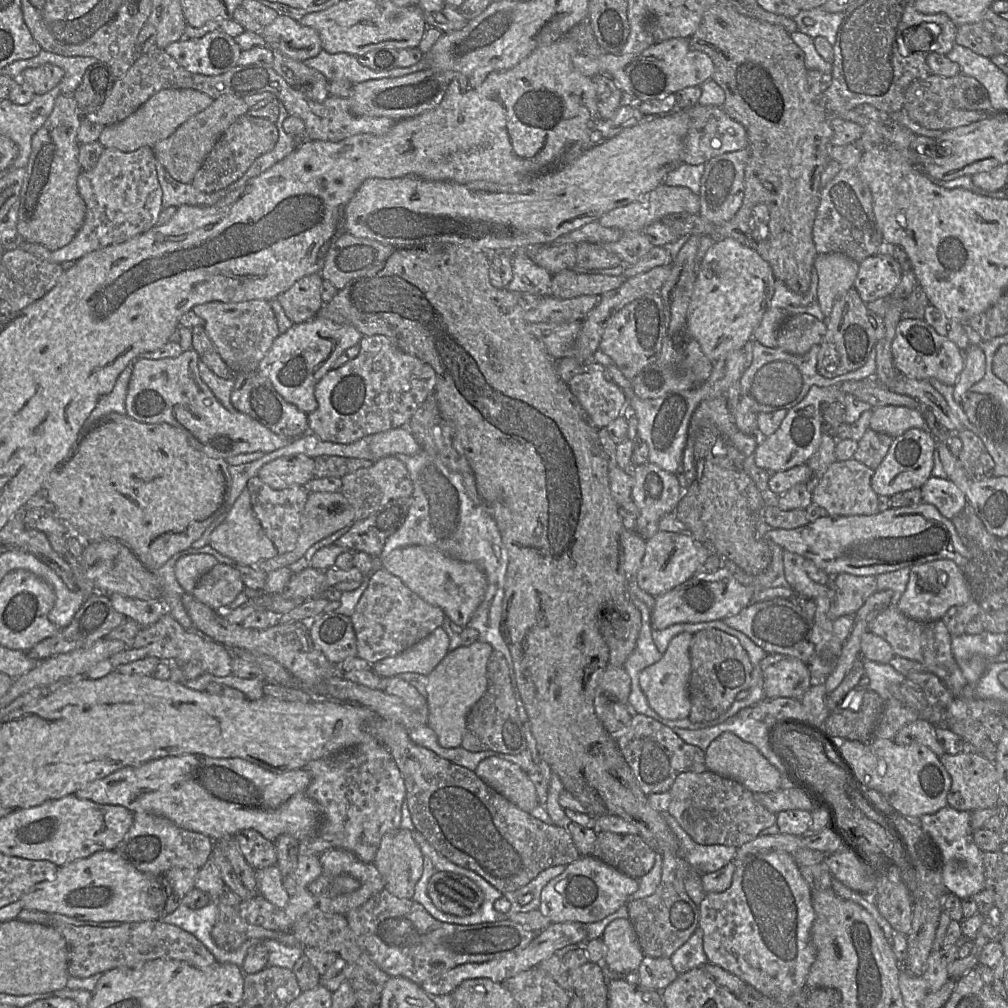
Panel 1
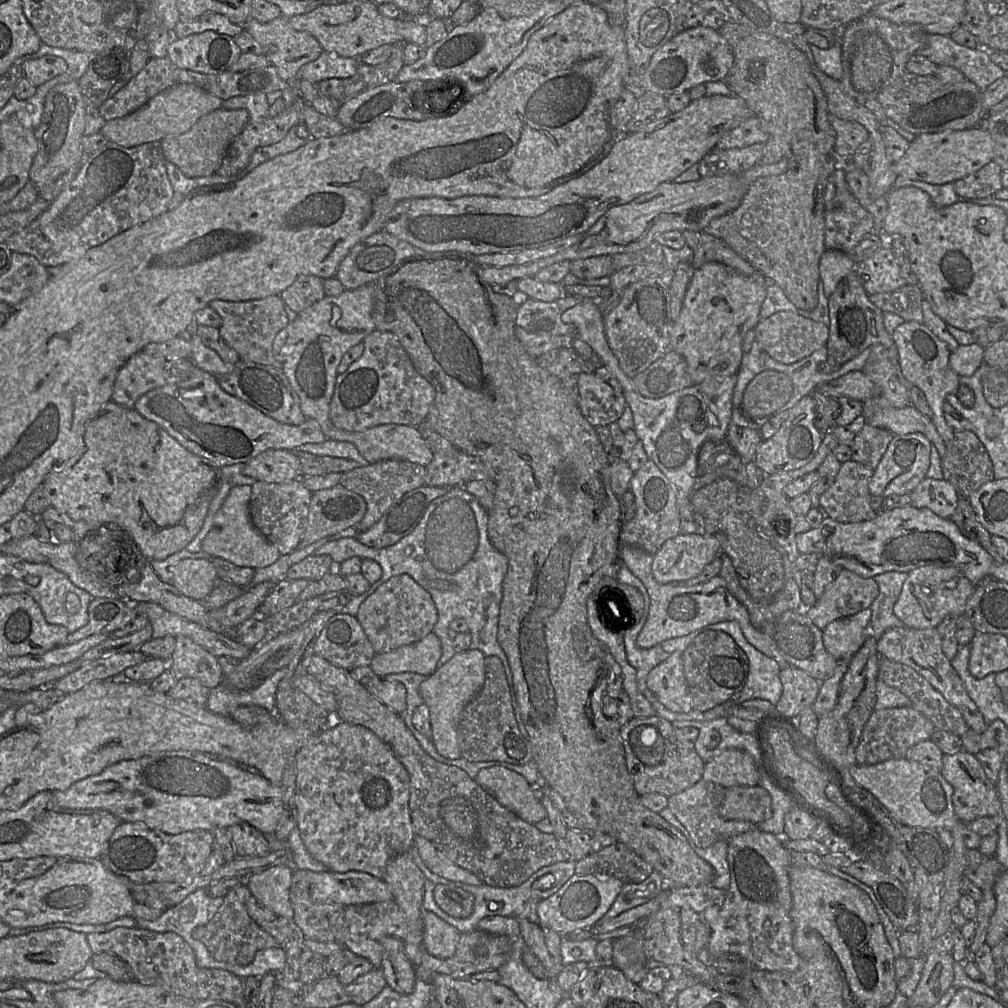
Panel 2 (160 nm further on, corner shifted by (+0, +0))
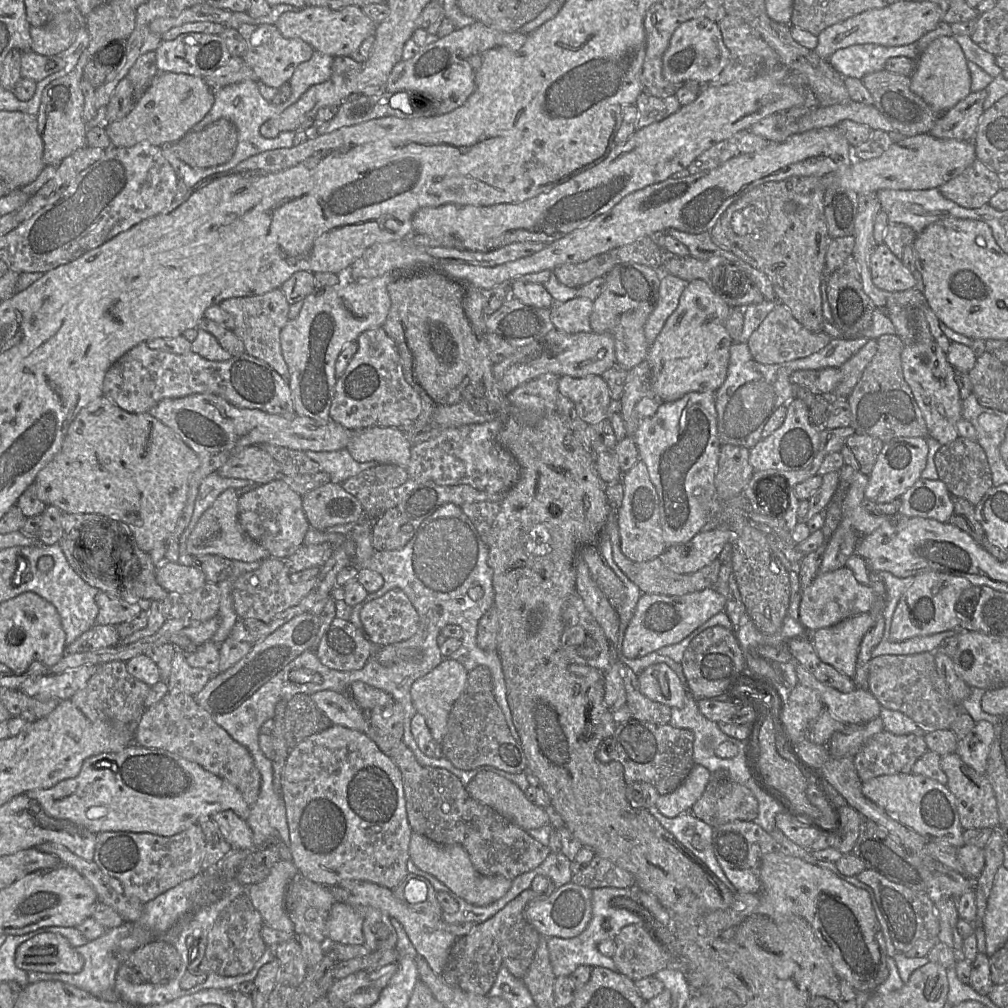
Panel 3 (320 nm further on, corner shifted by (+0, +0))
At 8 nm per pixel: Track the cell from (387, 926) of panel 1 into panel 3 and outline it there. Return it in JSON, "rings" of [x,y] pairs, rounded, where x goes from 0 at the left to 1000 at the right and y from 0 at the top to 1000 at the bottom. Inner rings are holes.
{"rings":[[[332,895],[323,915],[323,931],[327,937],[360,938],[360,910],[343,896]]]}

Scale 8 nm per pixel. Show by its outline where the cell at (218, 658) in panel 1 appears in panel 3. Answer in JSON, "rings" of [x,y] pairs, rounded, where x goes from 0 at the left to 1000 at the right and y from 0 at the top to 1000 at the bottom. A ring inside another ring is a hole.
{"rings":[[[176,645],[166,680],[168,687],[193,690],[201,685],[209,673],[210,669],[206,665],[188,661],[185,656],[185,648]]]}

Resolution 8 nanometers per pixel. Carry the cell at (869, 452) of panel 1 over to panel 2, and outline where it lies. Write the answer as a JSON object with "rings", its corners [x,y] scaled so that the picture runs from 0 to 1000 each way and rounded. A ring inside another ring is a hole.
{"rings":[[[859,420],[843,441],[845,457],[867,466],[878,449],[886,431],[878,425]]]}

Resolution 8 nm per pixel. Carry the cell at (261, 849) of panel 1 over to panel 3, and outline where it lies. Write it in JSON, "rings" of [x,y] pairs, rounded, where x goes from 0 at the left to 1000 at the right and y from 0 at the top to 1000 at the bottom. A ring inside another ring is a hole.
{"rings":[[[230,804],[216,806],[208,812],[215,817],[221,832],[231,843],[252,842],[251,826],[247,818]]]}

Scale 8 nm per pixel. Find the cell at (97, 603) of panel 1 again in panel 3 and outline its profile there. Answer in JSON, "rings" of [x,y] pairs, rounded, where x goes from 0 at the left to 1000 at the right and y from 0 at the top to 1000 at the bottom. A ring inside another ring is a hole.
{"rings":[[[98,587],[94,596],[98,606],[94,620],[114,620],[128,616],[136,611],[144,602],[141,597],[128,598],[116,591]]]}

